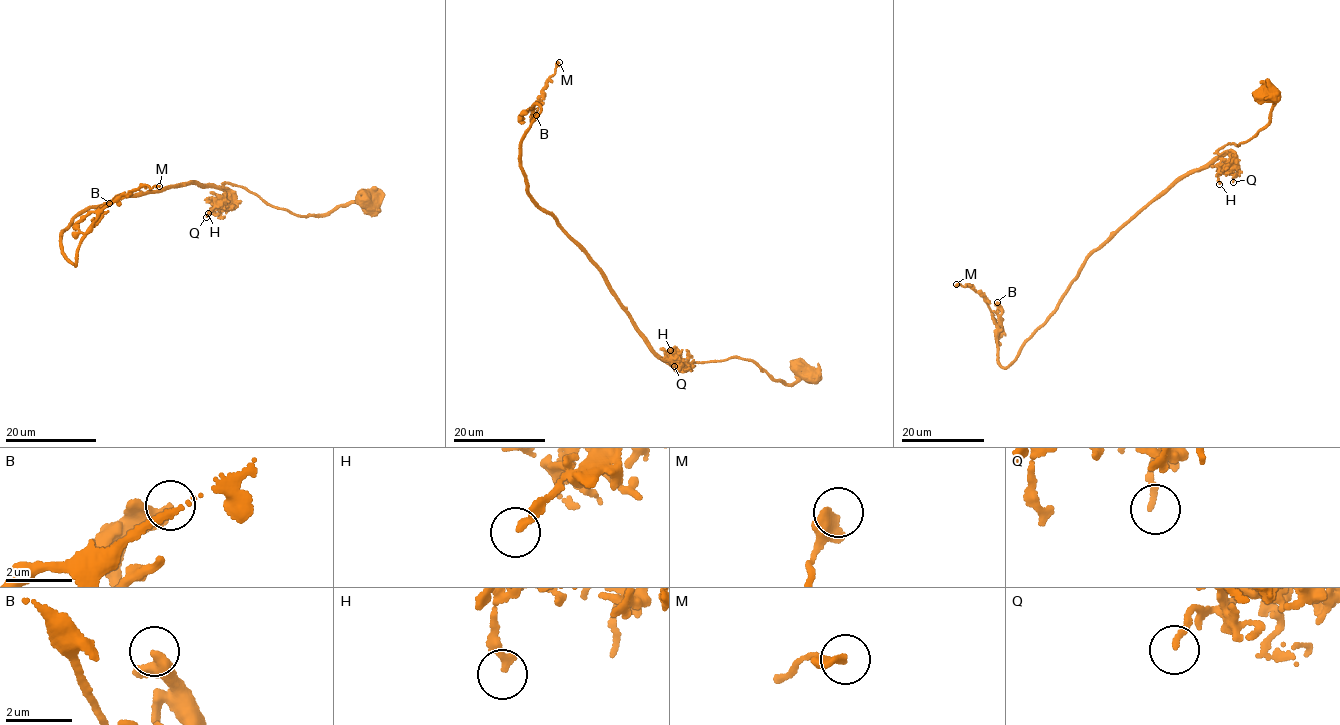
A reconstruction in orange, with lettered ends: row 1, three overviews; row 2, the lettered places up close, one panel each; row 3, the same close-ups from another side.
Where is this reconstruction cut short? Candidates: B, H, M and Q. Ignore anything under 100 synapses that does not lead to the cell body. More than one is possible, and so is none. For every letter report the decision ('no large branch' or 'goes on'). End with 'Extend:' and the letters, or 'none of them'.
B: no large branch
H: no large branch
M: no large branch
Q: no large branch
Extend: none of them

